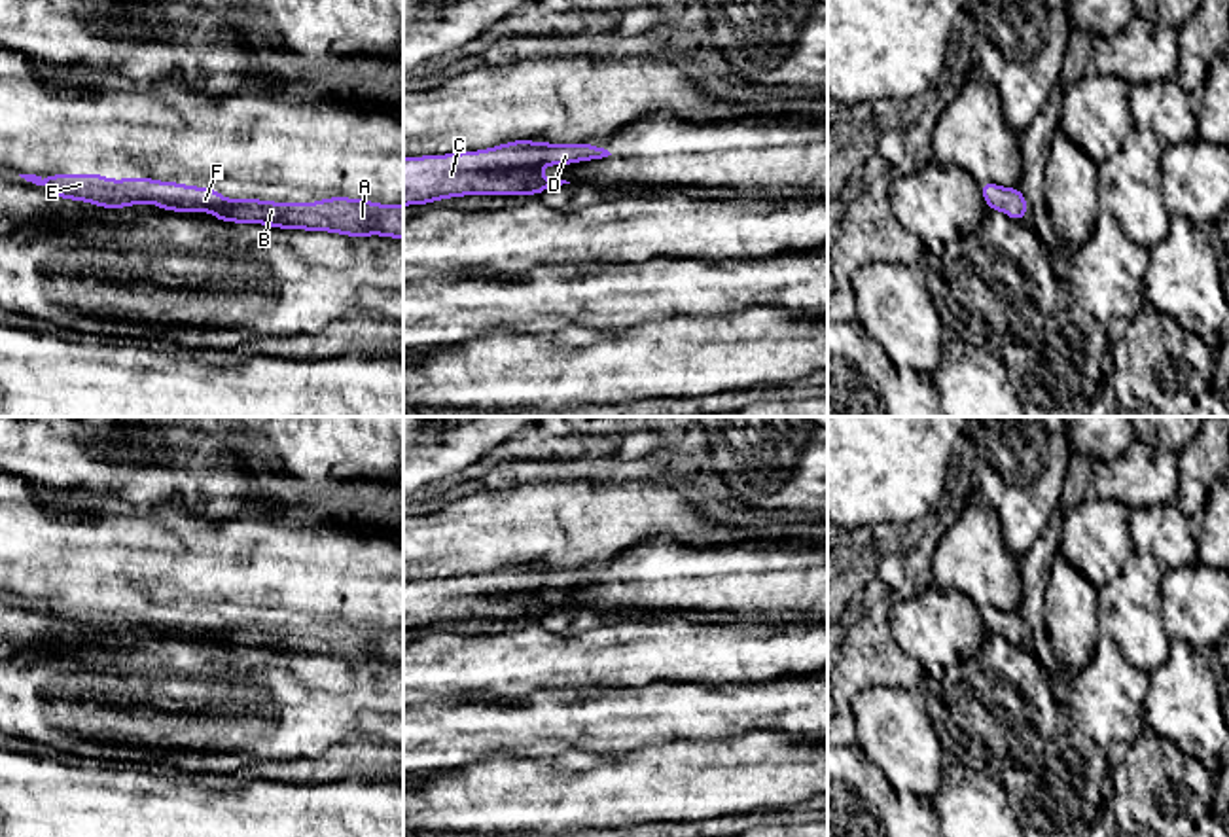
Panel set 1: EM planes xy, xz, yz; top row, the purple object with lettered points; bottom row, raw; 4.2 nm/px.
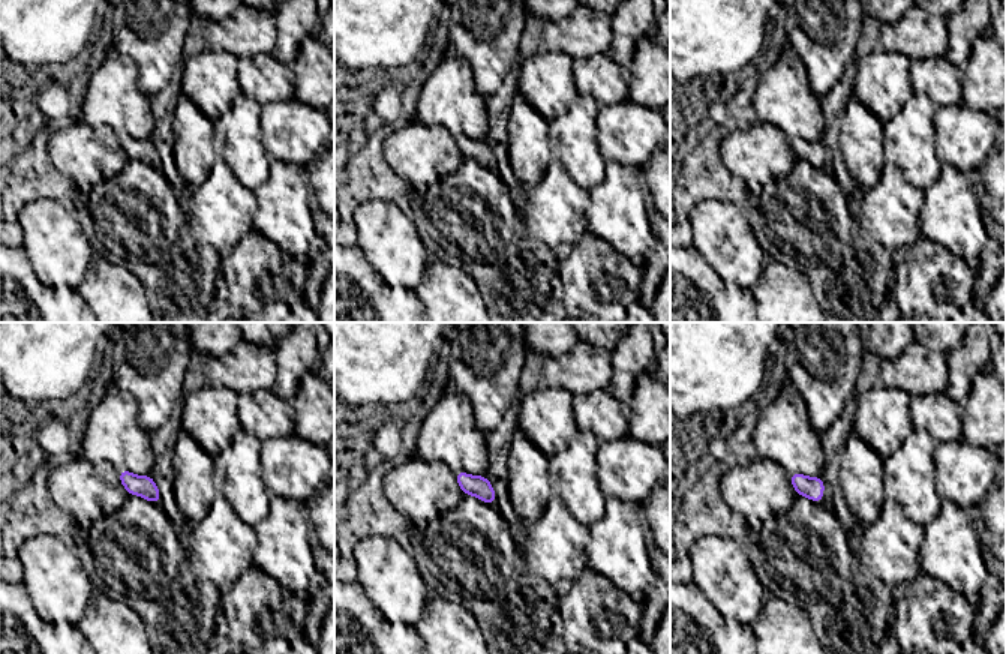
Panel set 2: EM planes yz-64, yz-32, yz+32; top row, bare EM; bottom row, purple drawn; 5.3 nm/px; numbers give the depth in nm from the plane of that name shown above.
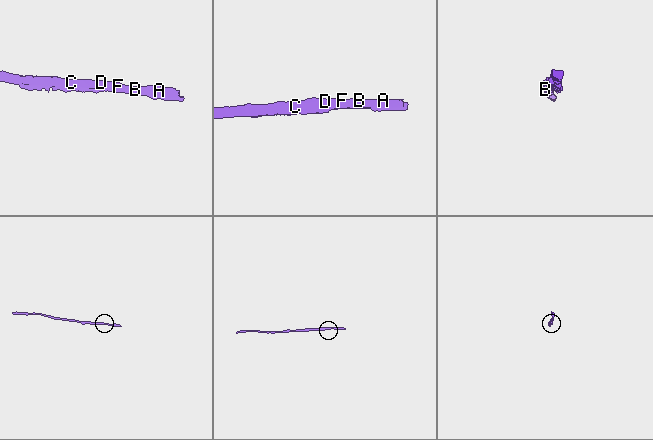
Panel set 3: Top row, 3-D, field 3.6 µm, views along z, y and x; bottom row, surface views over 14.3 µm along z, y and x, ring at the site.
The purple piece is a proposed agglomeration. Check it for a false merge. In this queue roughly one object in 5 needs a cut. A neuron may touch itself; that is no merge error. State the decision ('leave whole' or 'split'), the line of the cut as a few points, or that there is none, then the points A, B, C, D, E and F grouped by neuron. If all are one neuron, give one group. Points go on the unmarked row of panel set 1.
leave whole; cut none; groups A B C D E F

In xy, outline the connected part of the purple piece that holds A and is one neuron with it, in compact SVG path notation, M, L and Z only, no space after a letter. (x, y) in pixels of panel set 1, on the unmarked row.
M19 598L44 610L55 621L87 625L102 632L153 627L174 636L212 636L220 646L263 648L278 653L330 655L347 661L381 659L403 663L403 629L377 629L365 623L330 621L316 627L275 627L227 623L214 612L195 612L153 602L110 604L104 598Z

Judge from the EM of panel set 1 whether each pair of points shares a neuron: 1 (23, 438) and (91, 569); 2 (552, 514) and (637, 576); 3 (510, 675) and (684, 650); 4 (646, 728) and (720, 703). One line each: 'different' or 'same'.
1: different
2: different
3: same
4: same

